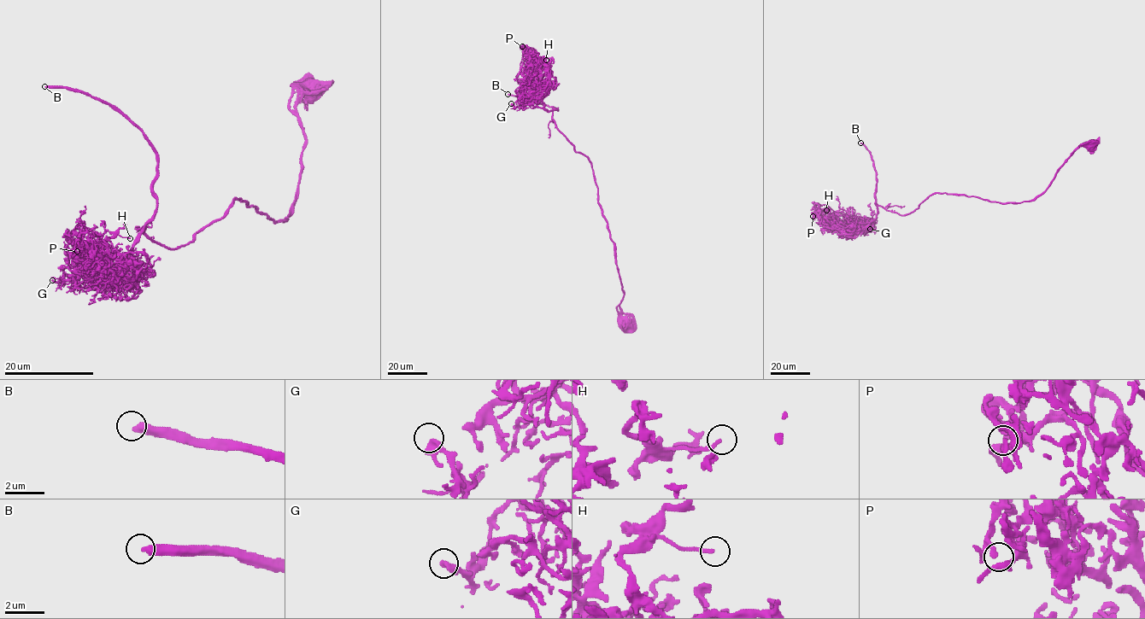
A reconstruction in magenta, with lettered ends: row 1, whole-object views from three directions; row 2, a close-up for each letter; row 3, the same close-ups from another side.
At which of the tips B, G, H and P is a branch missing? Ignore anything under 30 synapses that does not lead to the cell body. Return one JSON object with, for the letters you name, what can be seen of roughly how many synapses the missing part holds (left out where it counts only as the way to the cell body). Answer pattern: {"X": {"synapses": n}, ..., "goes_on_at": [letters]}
{"B": {"synapses": 350}, "goes_on_at": ["B"]}

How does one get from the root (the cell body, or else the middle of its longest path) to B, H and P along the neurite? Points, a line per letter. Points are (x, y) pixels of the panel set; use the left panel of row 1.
B: (314, 90), (296, 107), (286, 220), (236, 199), (166, 248), (144, 232), (150, 141), (109, 104), (44, 86)
H: (314, 90), (296, 107), (286, 220), (236, 199), (176, 248), (144, 228), (114, 273), (109, 239), (130, 238)
P: (314, 90), (286, 220), (236, 199), (176, 248), (144, 228), (121, 276), (77, 251)

